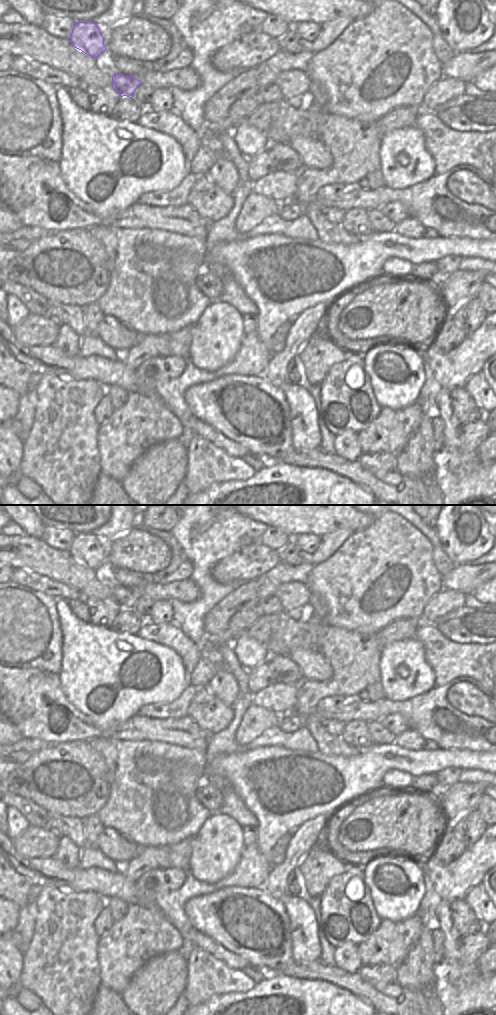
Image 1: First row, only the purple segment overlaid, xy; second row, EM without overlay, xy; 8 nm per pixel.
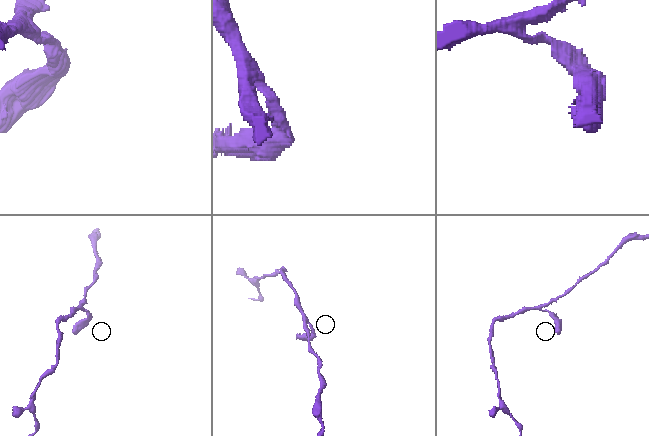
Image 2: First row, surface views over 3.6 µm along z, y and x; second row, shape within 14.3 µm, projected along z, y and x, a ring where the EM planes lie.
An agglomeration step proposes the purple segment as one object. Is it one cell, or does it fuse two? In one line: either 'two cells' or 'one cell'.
one cell

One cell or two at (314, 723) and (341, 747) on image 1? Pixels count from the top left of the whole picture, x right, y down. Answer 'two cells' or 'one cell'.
one cell

